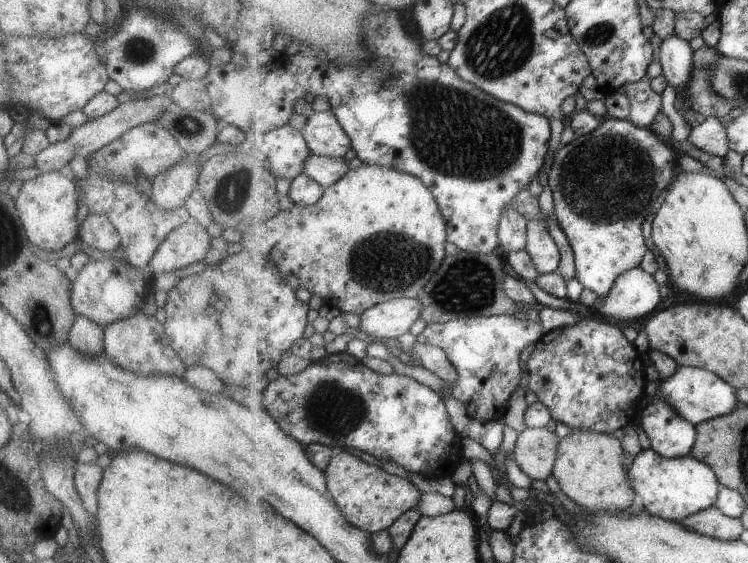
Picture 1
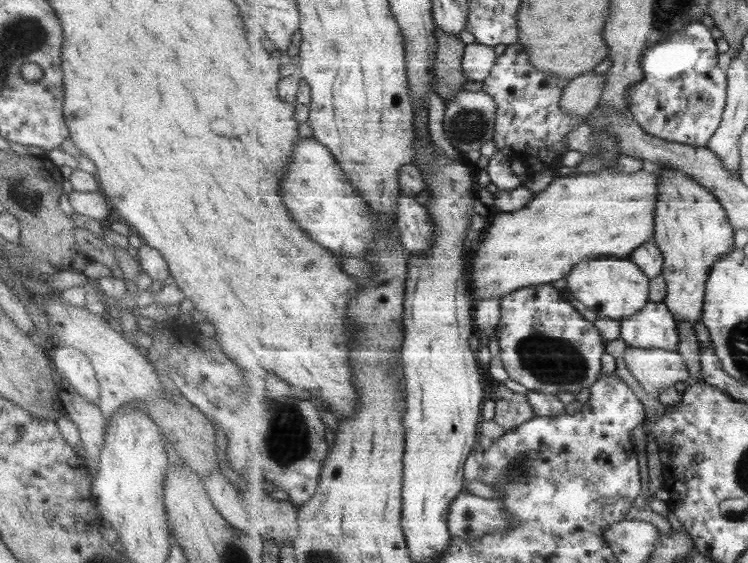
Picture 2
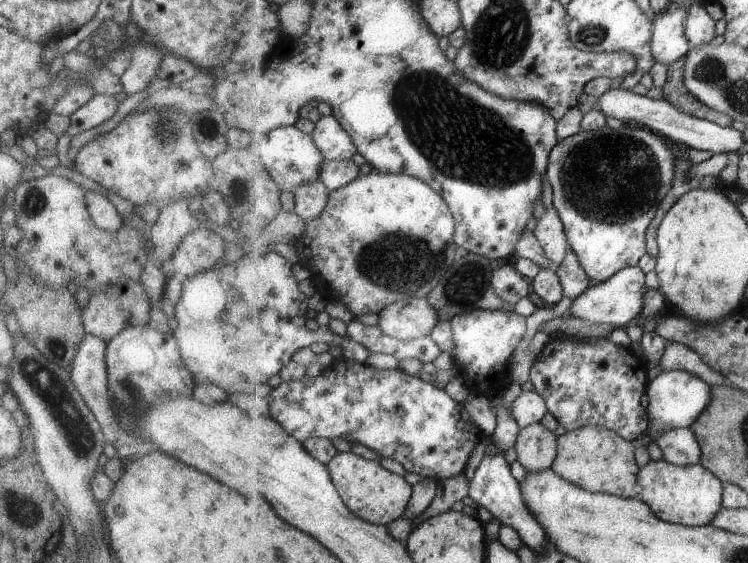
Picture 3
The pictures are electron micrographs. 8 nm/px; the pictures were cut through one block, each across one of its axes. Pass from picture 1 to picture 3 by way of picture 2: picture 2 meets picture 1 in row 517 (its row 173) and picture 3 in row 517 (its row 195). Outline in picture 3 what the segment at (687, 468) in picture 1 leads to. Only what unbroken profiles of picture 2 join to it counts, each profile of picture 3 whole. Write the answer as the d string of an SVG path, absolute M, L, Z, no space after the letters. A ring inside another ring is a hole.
M664 458L655 462L650 460L639 470L639 485L643 490L639 498L653 509L665 522L683 526L711 525L721 511L724 497L724 483L703 465L679 466Z

